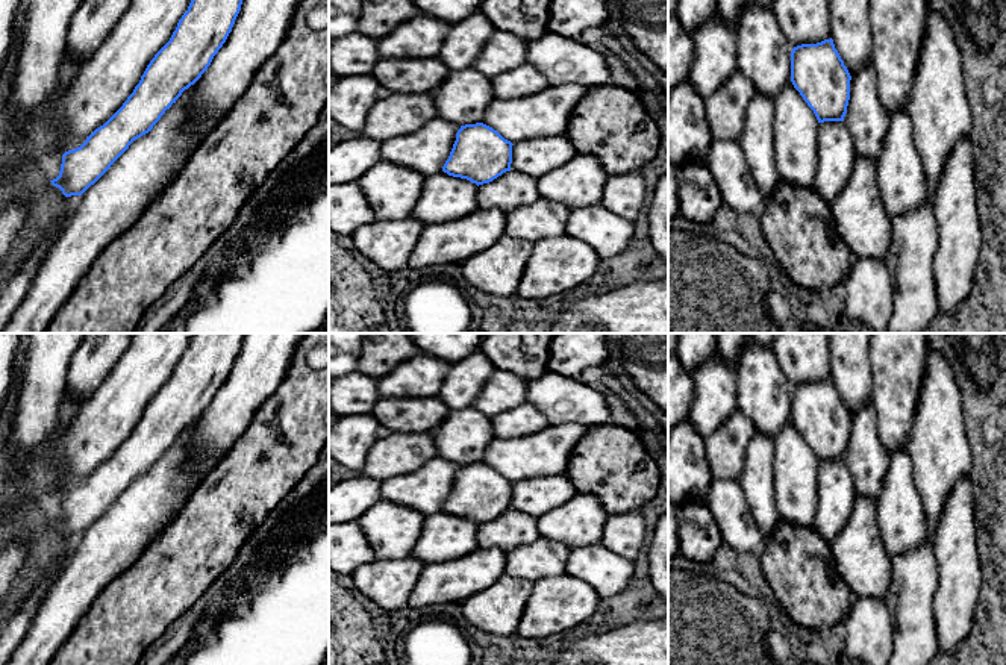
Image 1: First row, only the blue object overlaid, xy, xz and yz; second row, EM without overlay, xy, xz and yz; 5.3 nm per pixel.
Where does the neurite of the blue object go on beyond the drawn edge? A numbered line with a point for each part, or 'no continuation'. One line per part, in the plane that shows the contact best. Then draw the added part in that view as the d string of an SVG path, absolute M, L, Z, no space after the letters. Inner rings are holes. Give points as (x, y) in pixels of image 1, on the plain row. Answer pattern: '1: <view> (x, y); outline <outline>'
no continuation

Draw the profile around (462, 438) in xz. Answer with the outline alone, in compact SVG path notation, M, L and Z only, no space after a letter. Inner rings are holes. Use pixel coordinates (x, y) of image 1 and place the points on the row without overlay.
M474 407L451 411L430 433L438 457L458 465L482 462L486 447L495 439L491 418Z

